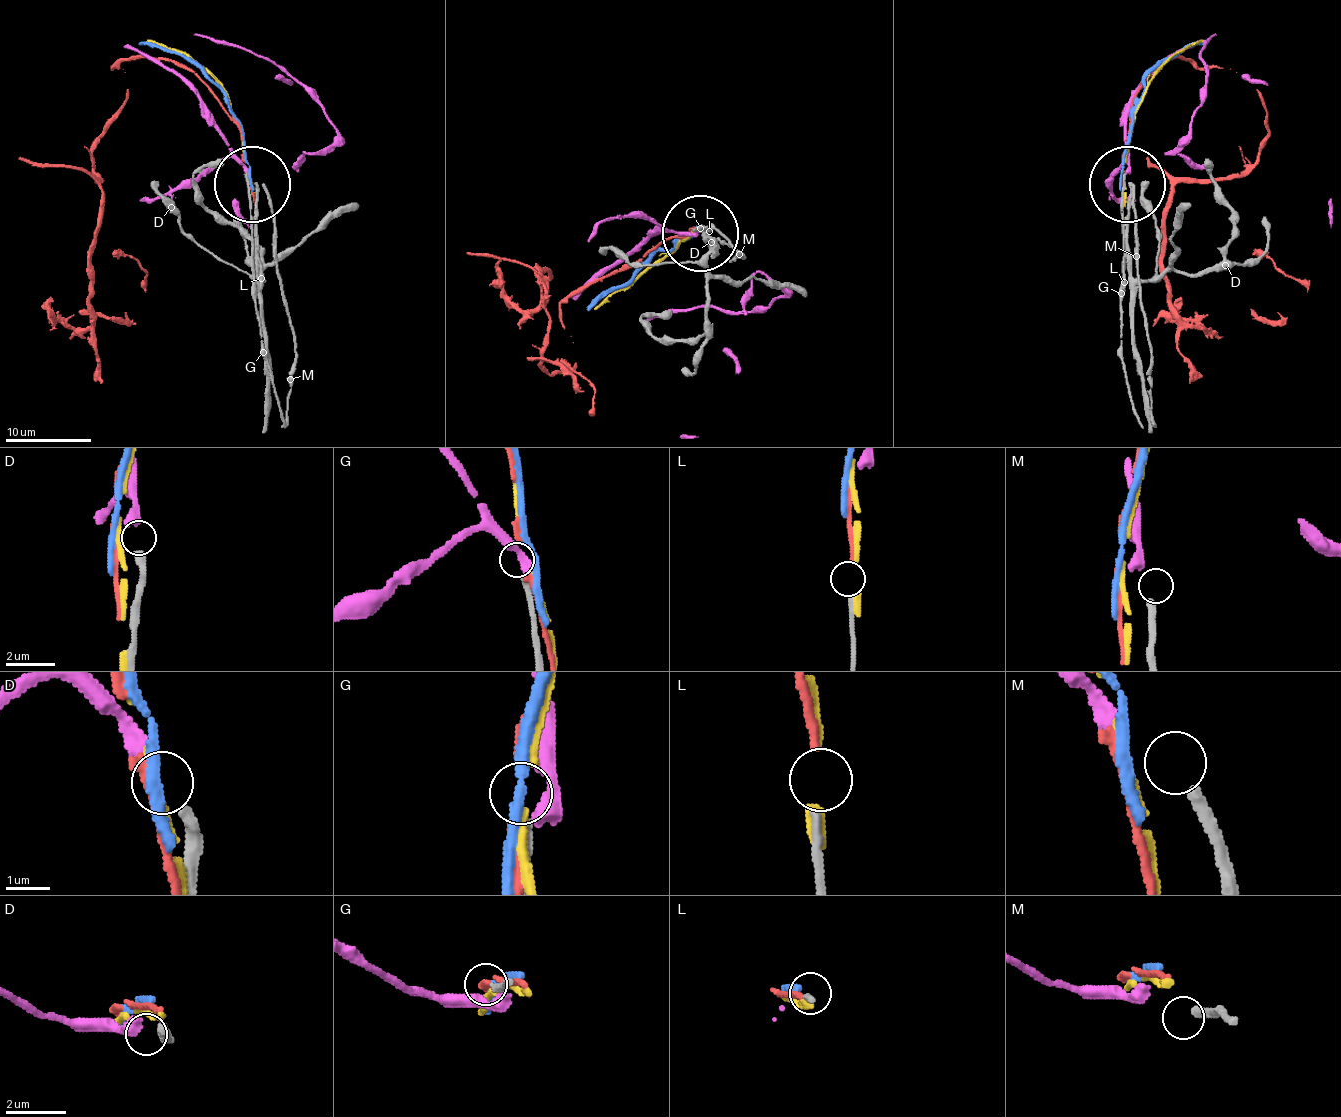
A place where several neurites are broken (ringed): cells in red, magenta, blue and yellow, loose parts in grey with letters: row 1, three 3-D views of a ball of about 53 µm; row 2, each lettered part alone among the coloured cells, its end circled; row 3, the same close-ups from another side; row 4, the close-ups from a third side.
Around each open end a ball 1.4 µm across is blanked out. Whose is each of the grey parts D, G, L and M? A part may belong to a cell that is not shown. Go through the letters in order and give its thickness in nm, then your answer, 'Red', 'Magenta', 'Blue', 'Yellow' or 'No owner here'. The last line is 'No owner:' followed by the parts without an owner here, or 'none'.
D: Thickness 280 nm. Magenta
G: Thickness 200 nm. No owner here
L: Thickness 180 nm. Red
M: Thickness 320 nm. No owner here
No owner: G, M

